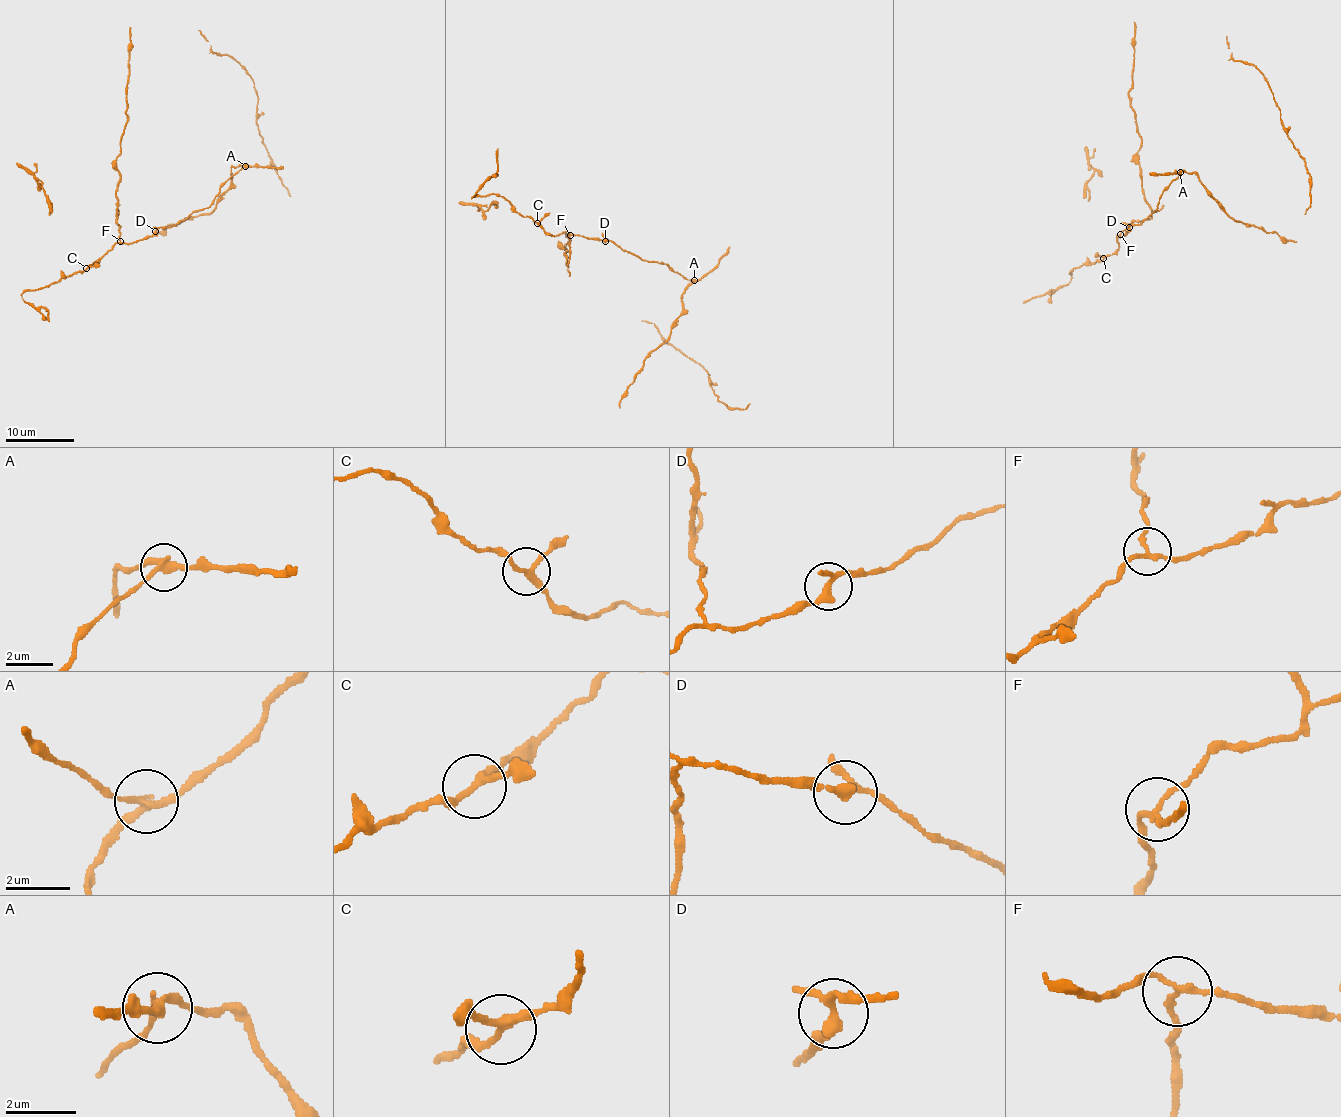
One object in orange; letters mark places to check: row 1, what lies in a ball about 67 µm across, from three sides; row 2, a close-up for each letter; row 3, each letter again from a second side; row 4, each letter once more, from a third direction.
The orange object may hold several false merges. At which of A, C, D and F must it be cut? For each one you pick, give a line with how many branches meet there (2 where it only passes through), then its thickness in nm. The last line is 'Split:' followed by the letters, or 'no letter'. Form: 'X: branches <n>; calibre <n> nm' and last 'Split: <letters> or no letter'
A: branches 3; calibre 220 nm
F: branches 3; calibre 150 nm
Split: A, F

